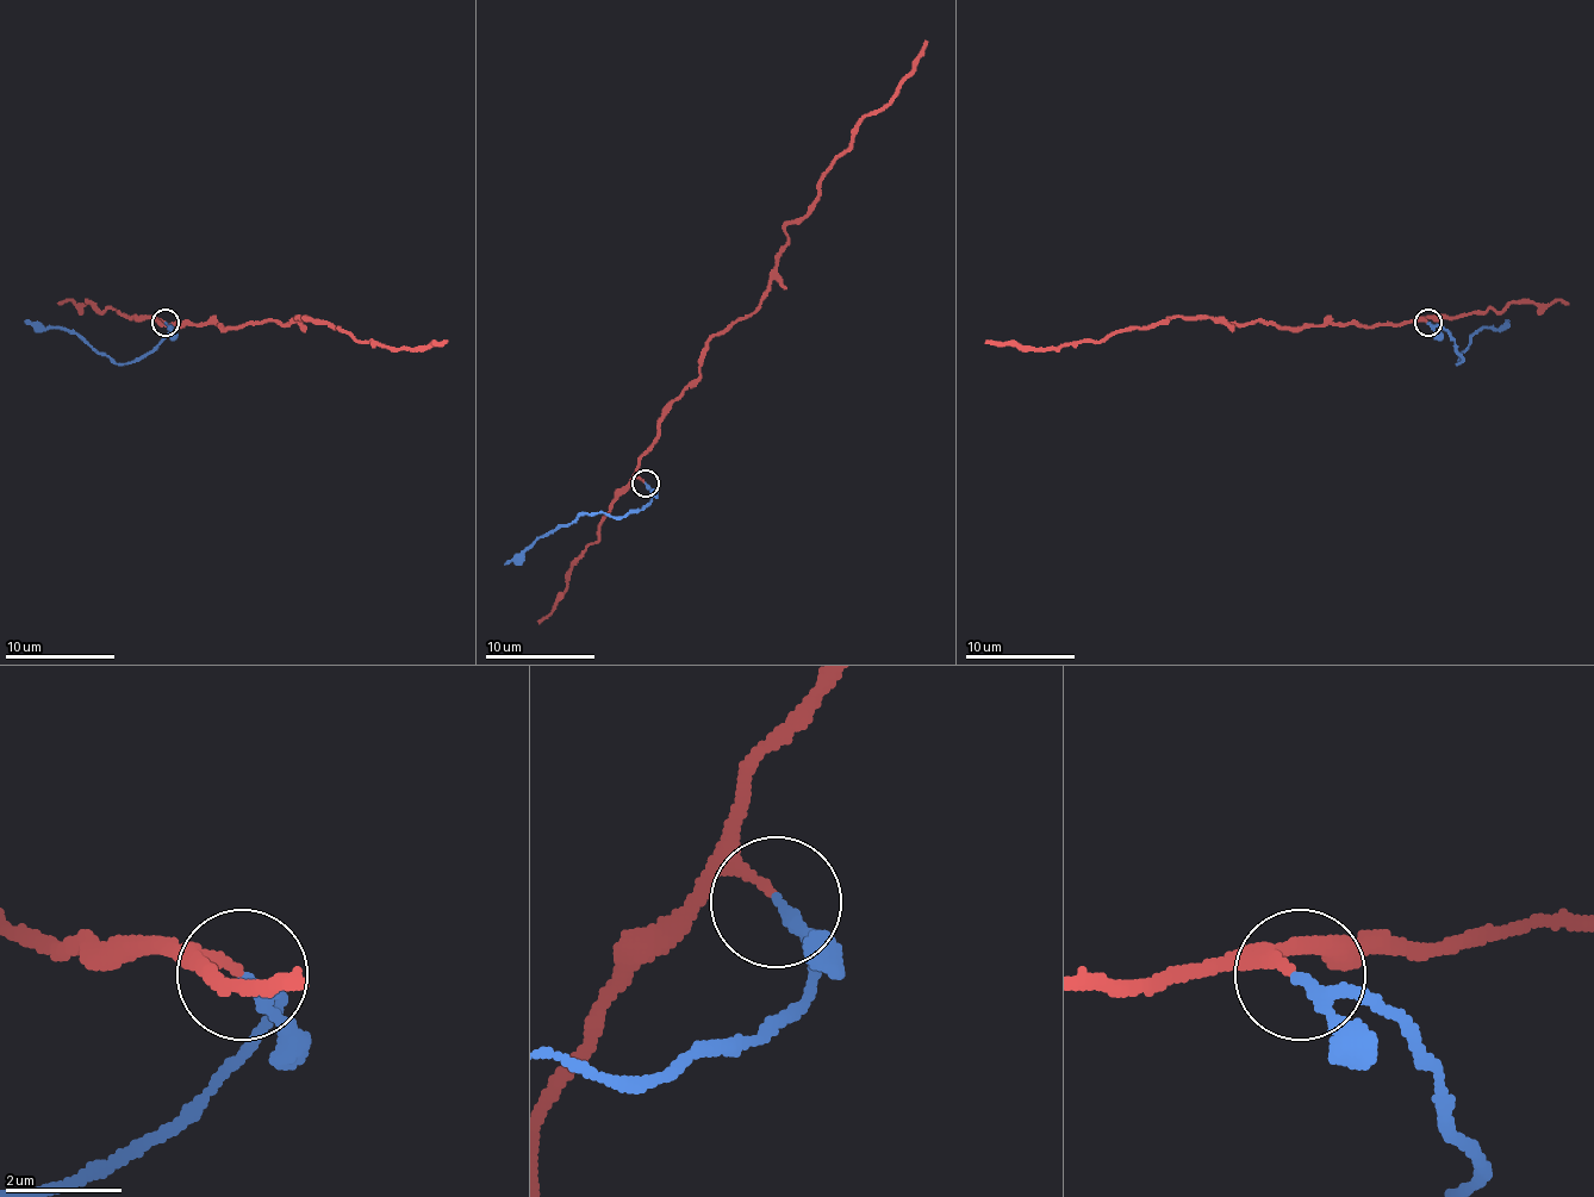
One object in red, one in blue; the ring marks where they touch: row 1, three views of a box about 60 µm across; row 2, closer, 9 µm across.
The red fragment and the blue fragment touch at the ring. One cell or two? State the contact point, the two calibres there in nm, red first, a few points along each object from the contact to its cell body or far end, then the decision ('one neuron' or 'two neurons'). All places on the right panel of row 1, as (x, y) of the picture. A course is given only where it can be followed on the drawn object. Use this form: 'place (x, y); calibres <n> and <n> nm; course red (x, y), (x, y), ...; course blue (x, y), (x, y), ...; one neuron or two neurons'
place (1429, 322); calibres 160 and 170 nm; course red (1426, 322), (1289, 326), (1174, 316), (1056, 349), (984, 343); course blue (1429, 322), (1443, 326), (1462, 357), (1459, 362), (1459, 355), (1481, 326), (1504, 326), (1508, 322); one neuron

